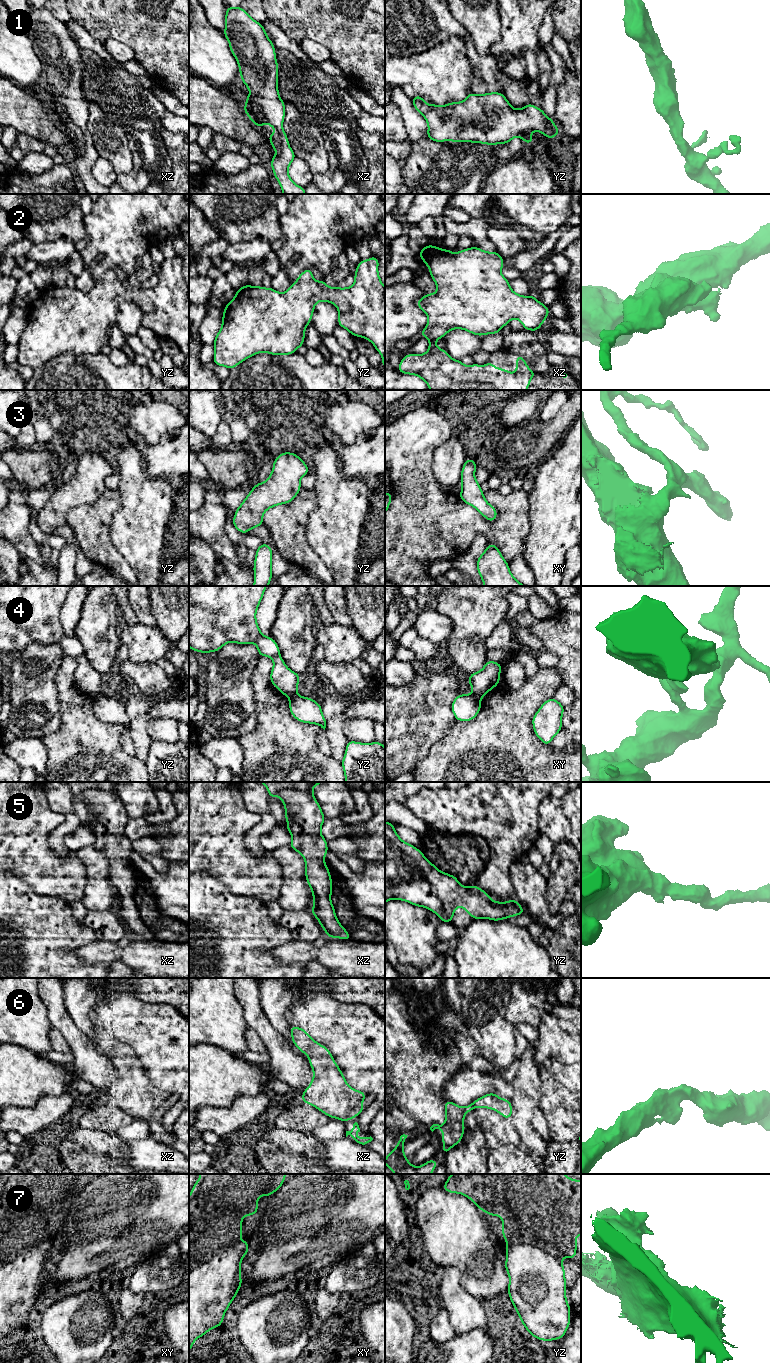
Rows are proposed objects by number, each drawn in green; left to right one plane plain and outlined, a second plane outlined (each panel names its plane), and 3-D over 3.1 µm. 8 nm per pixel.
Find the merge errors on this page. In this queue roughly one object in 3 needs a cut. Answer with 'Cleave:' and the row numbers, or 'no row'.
Cleave: 1, 4

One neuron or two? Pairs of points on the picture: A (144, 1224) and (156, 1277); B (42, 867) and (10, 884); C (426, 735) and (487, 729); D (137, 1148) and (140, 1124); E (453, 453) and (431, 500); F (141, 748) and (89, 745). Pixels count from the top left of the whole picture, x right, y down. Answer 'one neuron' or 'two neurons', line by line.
A: two neurons
B: two neurons
C: two neurons
D: two neurons
E: two neurons
F: two neurons

